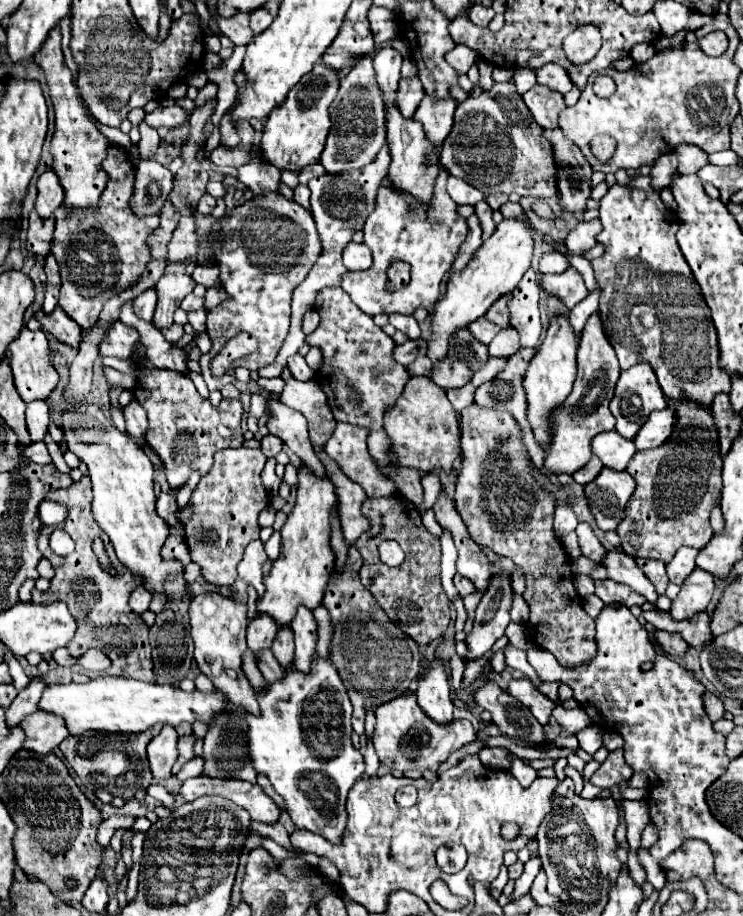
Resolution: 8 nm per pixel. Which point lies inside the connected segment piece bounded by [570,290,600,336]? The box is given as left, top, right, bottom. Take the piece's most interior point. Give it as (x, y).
(583, 311)

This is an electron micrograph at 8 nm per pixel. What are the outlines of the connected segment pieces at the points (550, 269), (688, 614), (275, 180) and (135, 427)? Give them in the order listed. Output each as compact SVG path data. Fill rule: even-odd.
M548 252L548 254L542 254L540 258L540 266L538 270L542 274L560 274L568 268L568 258L558 254L558 252Z
M696 568L696 572L692 572L686 578L686 584L682 584L680 594L672 602L672 608L670 608L672 618L688 620L698 612L706 612L712 600L712 594L714 594L714 580L710 580L706 572Z
M254 146L250 162L244 164L242 168L238 168L238 180L242 184L246 184L254 196L266 196L270 192L278 192L278 188L280 188L278 168L262 168L256 146Z
M132 396L132 402L124 409L124 418L126 423L126 432L134 438L138 438L140 442L144 442L144 434L146 434L146 428L148 428L148 422L146 422L146 412L142 406L138 406L138 402L134 400Z

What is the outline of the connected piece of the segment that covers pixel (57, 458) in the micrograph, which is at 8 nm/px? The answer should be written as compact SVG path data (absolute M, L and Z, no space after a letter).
M50 434L44 438L44 442L48 444L48 451L52 457L53 464L57 470L63 474L70 474L71 468L66 464L63 454L60 452L58 445L55 442L52 442Z

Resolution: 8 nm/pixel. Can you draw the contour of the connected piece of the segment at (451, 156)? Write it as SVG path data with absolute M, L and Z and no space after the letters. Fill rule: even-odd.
M512 88L470 96L456 108L454 126L442 144L440 164L456 178L492 194L520 194L534 198L556 196L556 162L552 144L544 138L522 96Z

